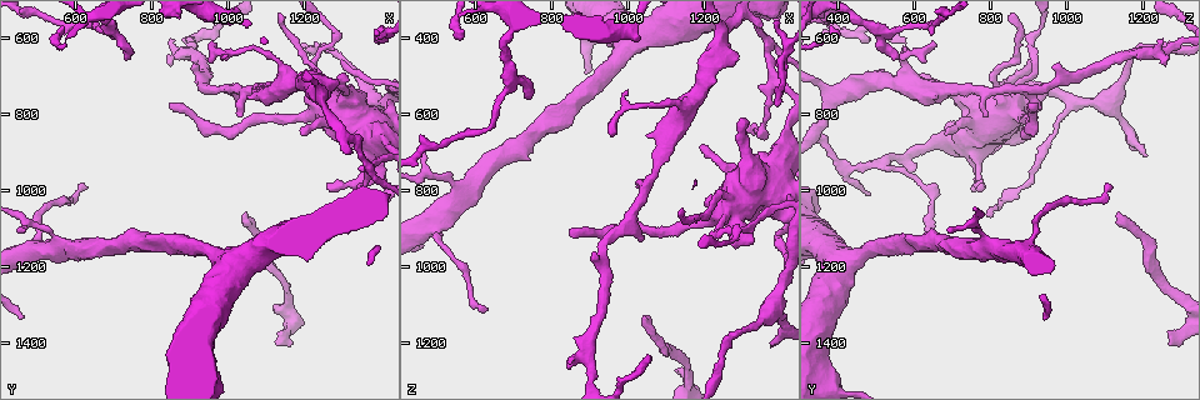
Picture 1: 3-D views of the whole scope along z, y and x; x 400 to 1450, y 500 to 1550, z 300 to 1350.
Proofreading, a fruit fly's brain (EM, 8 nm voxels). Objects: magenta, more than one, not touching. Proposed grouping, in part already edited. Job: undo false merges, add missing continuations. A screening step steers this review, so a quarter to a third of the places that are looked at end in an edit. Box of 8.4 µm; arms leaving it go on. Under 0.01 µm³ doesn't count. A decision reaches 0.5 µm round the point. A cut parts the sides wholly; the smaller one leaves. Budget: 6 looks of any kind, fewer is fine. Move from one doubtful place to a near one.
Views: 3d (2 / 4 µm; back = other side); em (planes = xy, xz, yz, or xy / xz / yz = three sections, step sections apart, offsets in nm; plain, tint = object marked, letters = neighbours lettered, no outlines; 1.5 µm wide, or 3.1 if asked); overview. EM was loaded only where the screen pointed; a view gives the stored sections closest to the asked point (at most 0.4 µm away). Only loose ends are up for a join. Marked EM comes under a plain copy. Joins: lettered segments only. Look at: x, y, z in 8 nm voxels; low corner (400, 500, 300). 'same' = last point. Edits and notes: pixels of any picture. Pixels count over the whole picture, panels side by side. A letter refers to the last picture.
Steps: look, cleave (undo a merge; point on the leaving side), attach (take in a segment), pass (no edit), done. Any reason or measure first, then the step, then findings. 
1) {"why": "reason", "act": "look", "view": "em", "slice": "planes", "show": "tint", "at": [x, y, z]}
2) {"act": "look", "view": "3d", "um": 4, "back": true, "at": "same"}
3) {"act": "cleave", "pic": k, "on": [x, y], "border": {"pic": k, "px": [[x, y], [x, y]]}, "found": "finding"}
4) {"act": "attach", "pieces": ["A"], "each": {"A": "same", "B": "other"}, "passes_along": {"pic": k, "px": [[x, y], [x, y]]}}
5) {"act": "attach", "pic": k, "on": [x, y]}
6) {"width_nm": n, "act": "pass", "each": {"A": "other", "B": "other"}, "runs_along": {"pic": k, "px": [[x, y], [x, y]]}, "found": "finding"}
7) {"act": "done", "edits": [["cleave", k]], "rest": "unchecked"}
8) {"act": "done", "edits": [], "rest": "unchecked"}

{"why": "tapers out", "act": "look", "view": "3d", "um": 4, "at": [1305, 1105, 635]}

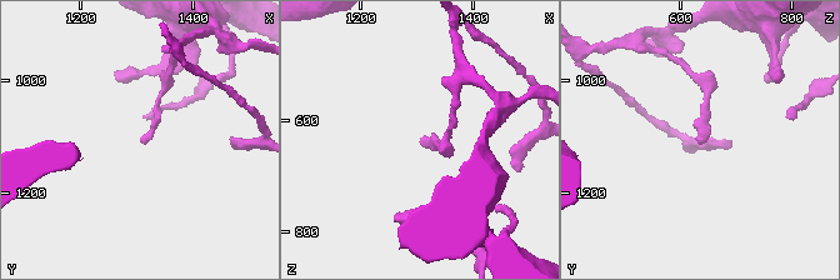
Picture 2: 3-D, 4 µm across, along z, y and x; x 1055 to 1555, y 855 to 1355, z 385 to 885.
{"act": "look", "view": "em", "slice": "xy", "step": 8, "show": "tint", "at": [1305, 1105, 635]}

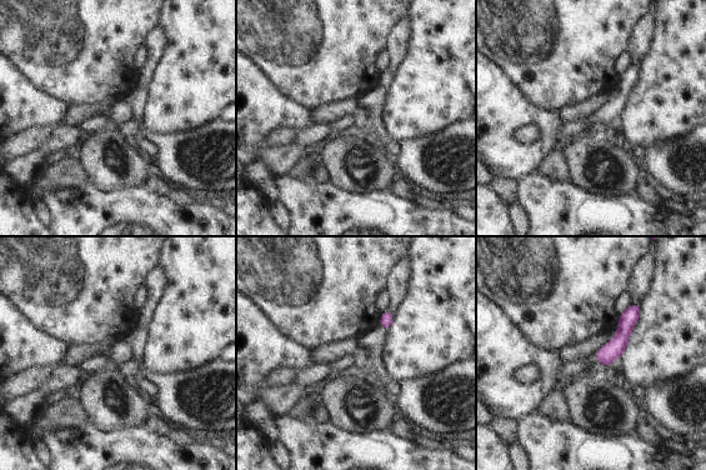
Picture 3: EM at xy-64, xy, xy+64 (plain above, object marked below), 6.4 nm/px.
{"why": "see the neighbours", "act": "look", "view": "em", "slice": "xy", "step": 8, "show": "letters", "at": "same"}

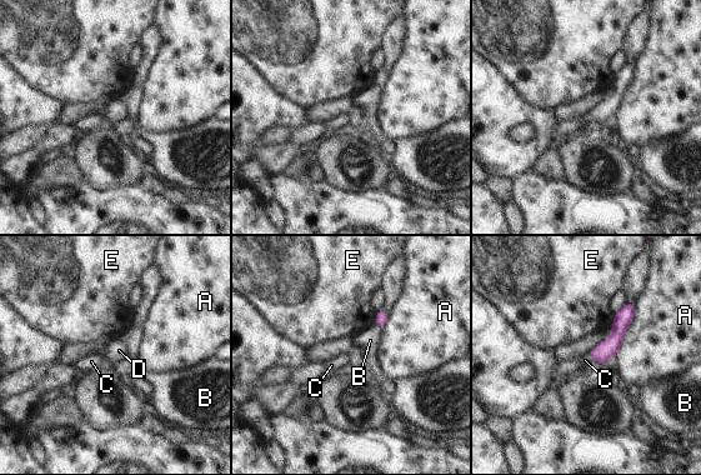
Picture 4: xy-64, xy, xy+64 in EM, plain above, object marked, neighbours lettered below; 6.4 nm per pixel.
{"act": "attach", "pieces": ["C"], "each": {"A": "other", "B": "other", "C": "same", "D": "other", "E": "other"}, "passes_along": {"pic": 4, "px": [[606, 349], [591, 356], [585, 360]]}, "found": "the neuron continues"}

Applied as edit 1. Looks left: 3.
{"why": "arms part here", "act": "look", "view": "3d", "um": 2, "at": [1365, 950, 420]}

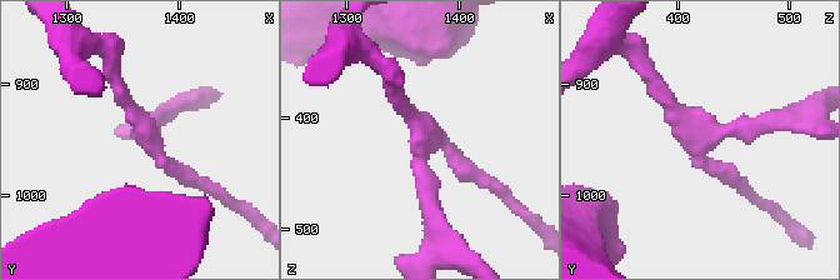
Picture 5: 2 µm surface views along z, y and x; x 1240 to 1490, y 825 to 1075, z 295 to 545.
{"arms": 3, "why": "now the EM", "act": "look", "view": "em", "slice": "xy", "step": 8, "show": "letters", "at": [1370, 946, 424]}

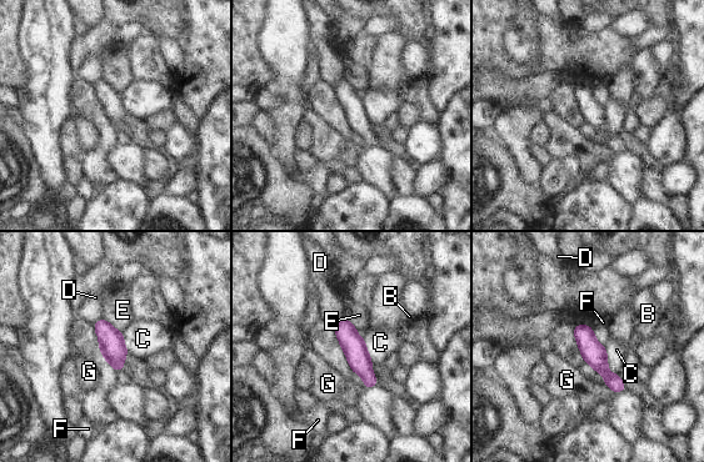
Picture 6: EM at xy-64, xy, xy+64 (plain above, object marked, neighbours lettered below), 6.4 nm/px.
{"act": "look", "view": "em", "slice": "planes", "show": "letters", "at": "same"}

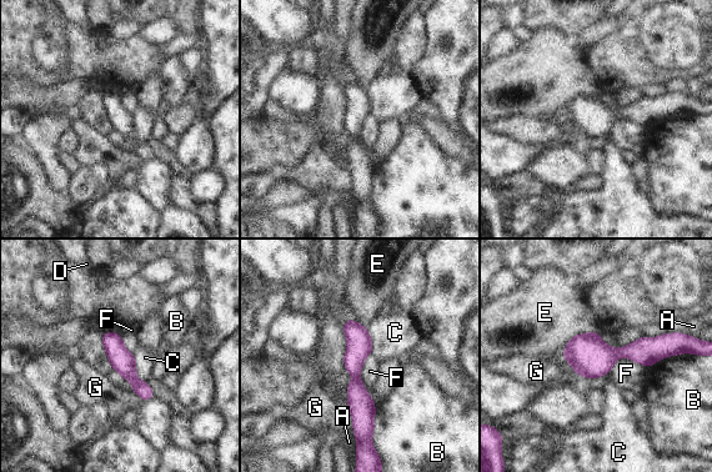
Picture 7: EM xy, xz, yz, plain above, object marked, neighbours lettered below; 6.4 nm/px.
{"act": "pass", "each": {"A": "other", "B": "other", "C": "other", "D": "other", "E": "other", "F": "other", "G": "other"}, "border": {"pic": 7, "px": [[646, 368], [620, 357], [608, 373]]}, "found": "all the same neuron"}

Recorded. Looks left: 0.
{"act": "done", "edits": [["attach", 4]], "rest": "unchecked"}

